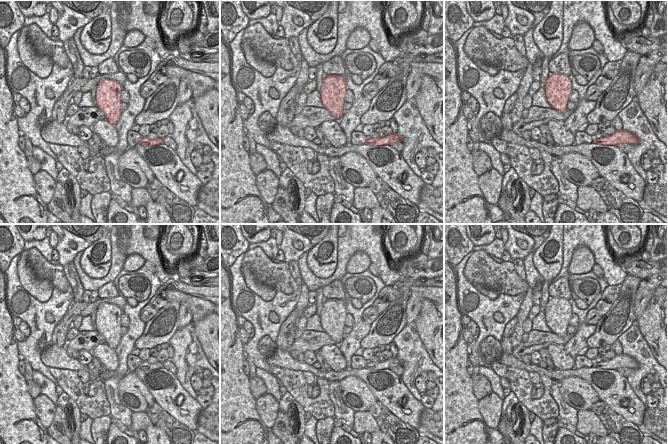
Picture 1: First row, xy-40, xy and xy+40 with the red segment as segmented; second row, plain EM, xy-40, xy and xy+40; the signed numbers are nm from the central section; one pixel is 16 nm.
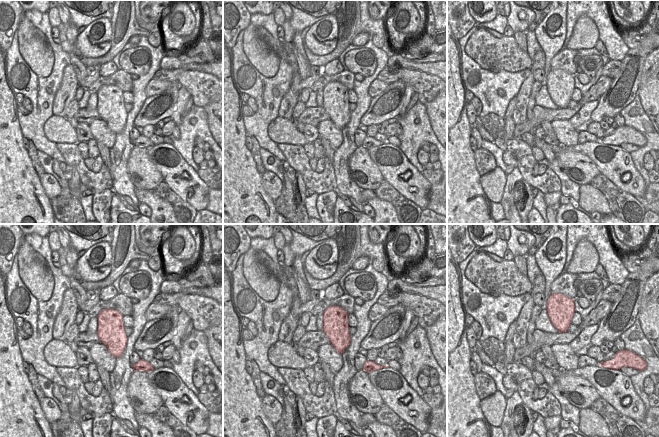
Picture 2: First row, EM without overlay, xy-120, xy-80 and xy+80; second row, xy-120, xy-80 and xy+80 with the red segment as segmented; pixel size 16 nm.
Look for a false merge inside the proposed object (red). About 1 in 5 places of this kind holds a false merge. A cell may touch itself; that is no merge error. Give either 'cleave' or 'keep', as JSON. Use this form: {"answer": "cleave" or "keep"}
{"answer": "keep"}

